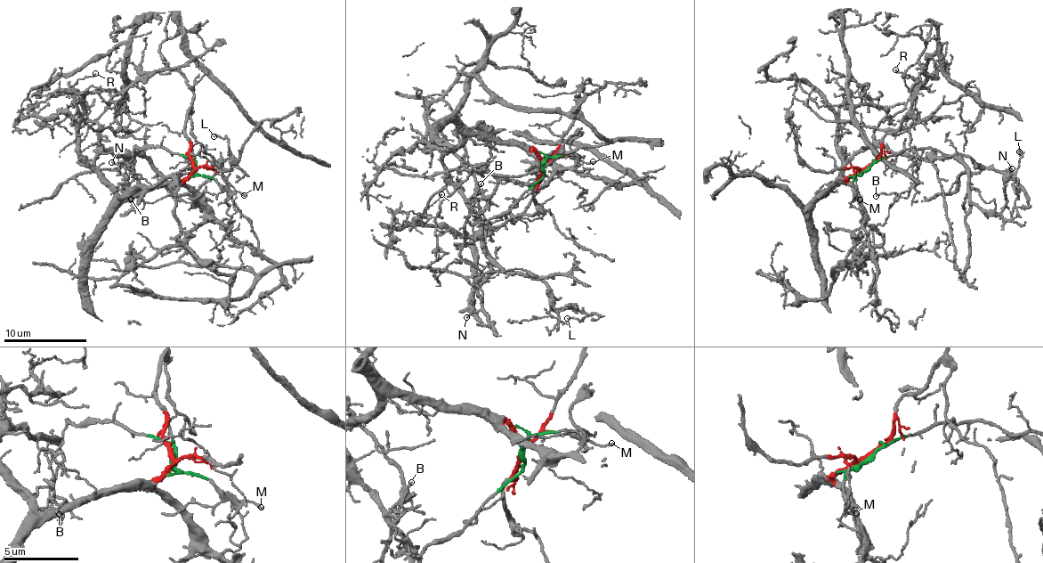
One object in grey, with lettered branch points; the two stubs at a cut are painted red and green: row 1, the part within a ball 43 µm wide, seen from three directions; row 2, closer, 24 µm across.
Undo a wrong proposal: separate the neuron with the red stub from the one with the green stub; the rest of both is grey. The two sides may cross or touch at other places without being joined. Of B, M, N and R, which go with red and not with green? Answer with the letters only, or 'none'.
R

